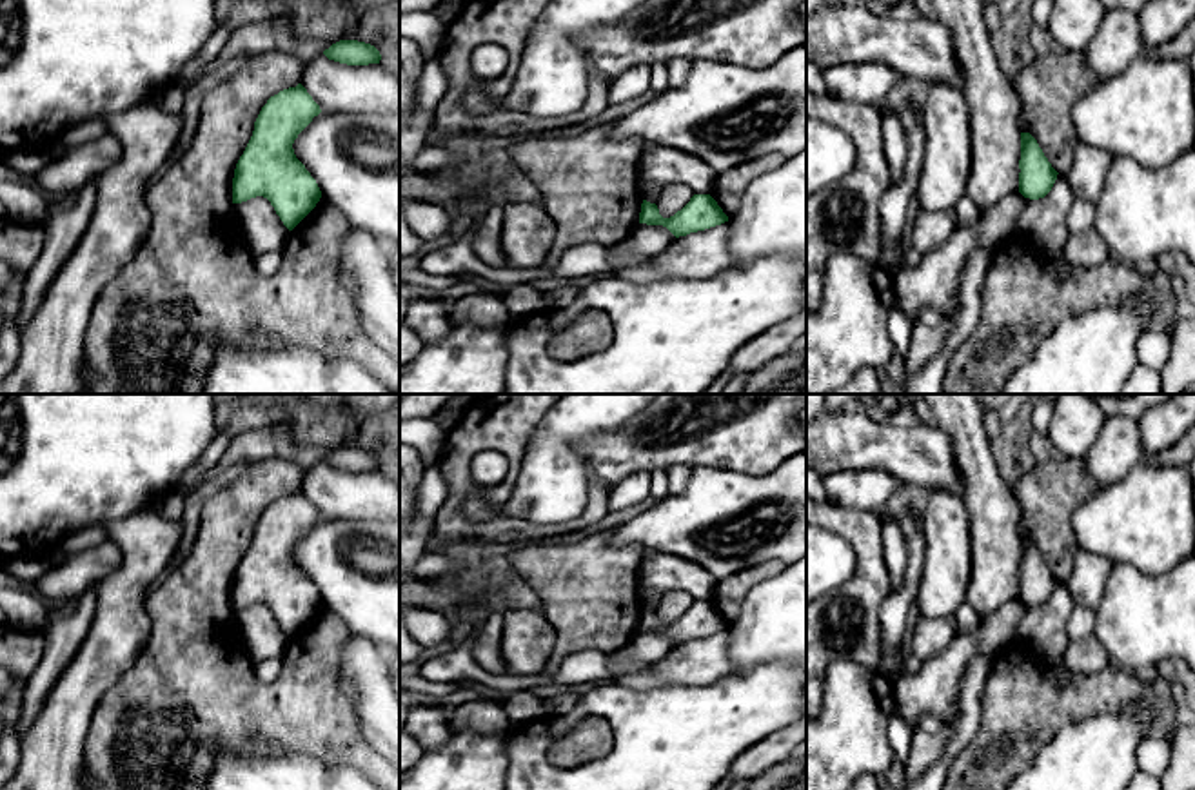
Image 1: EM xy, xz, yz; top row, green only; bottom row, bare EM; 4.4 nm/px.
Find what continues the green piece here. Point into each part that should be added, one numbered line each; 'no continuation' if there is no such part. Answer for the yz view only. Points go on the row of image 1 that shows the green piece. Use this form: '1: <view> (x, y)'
no continuation

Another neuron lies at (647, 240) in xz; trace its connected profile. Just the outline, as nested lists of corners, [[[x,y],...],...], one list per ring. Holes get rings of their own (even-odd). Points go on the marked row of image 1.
[[[637,223],[636,229],[619,243],[610,247],[610,258],[617,263],[627,254],[657,256],[676,236],[663,225]]]

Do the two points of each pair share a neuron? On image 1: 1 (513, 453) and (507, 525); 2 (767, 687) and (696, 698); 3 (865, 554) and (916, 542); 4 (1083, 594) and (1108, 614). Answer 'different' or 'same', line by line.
1: same
2: same
3: different
4: different

